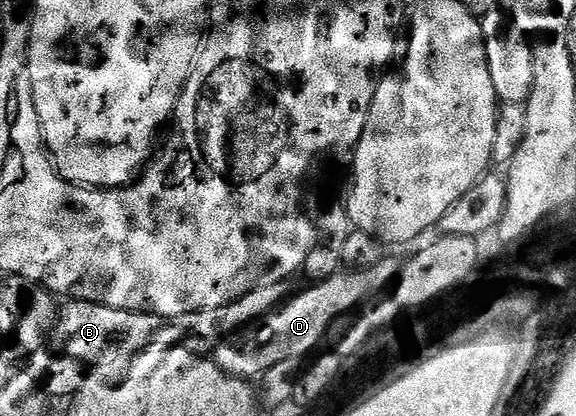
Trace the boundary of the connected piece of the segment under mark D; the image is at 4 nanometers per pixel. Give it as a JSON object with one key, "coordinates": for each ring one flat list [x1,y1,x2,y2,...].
{"coordinates":[[385,258,378,266,370,266,364,272,339,270,332,277,315,281,305,292,284,301,275,312,248,324,235,336,219,341,214,348,214,359,223,372,241,378,259,378,270,366,278,362,300,360,307,352,315,353,320,343,325,343,332,325,347,317,367,296,380,292,399,276,402,264,398,259]]}

